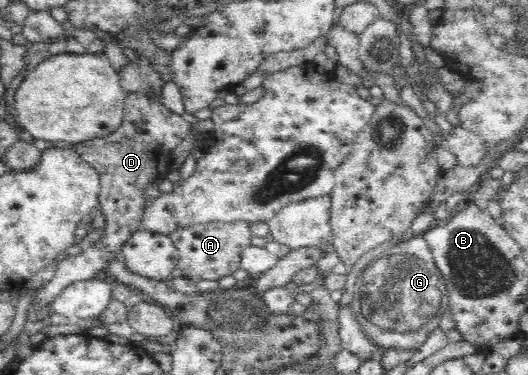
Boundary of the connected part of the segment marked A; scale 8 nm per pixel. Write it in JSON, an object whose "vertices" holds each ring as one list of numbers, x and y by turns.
{"vertices":[[242,221,199,223,173,231,168,236,179,250,180,259,177,268,182,271,185,278,196,282,203,279,218,280,235,273,240,269,243,250,251,245,253,233,249,230,250,224]]}

